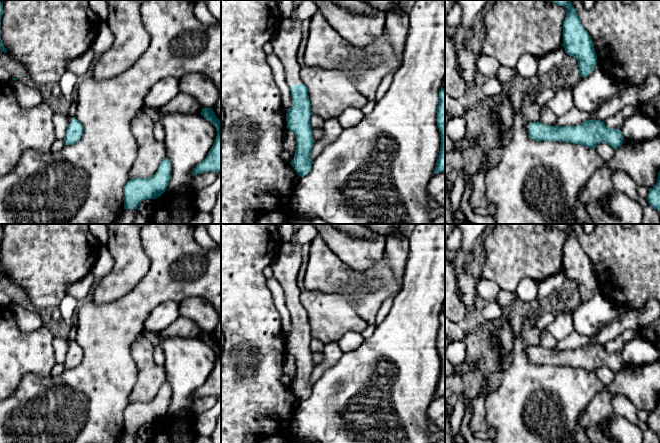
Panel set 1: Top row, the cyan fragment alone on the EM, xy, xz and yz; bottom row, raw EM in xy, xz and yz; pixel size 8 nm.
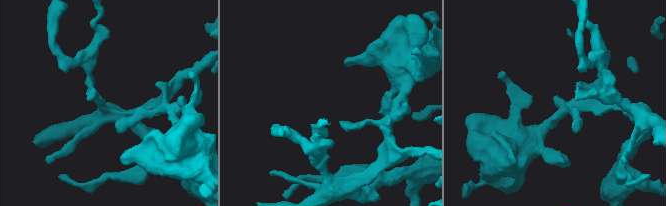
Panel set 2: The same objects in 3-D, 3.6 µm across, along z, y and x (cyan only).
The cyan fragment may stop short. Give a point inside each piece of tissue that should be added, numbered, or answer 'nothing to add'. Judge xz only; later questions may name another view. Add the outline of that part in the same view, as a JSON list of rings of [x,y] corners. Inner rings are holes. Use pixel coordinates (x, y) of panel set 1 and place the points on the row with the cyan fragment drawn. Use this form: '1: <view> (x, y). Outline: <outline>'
1: xz (285, 43). Outline: [[[294,0],[294,11],[290,16],[291,28],[279,29],[271,40],[274,53],[279,57],[285,72],[288,86],[302,84],[300,66],[297,62],[297,51],[301,42],[301,21],[296,18],[296,9],[304,0]]]

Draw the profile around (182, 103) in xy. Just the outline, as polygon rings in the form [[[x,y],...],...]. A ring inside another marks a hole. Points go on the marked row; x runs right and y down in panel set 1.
[[[184,93],[177,94],[166,105],[158,108],[160,117],[169,113],[181,113],[181,114],[196,114],[202,109],[200,103],[191,95]]]

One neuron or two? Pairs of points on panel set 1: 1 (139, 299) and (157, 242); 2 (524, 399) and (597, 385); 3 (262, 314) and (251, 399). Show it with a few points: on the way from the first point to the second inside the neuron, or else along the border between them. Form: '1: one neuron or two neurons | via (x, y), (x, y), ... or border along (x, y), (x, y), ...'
1: one neuron | via (153, 285), (157, 279), (157, 256)
2: one neuron | via (542, 395), (550, 390), (571, 390), (579, 386)
3: one neuron | via (262, 335), (264, 355), (255, 378)

